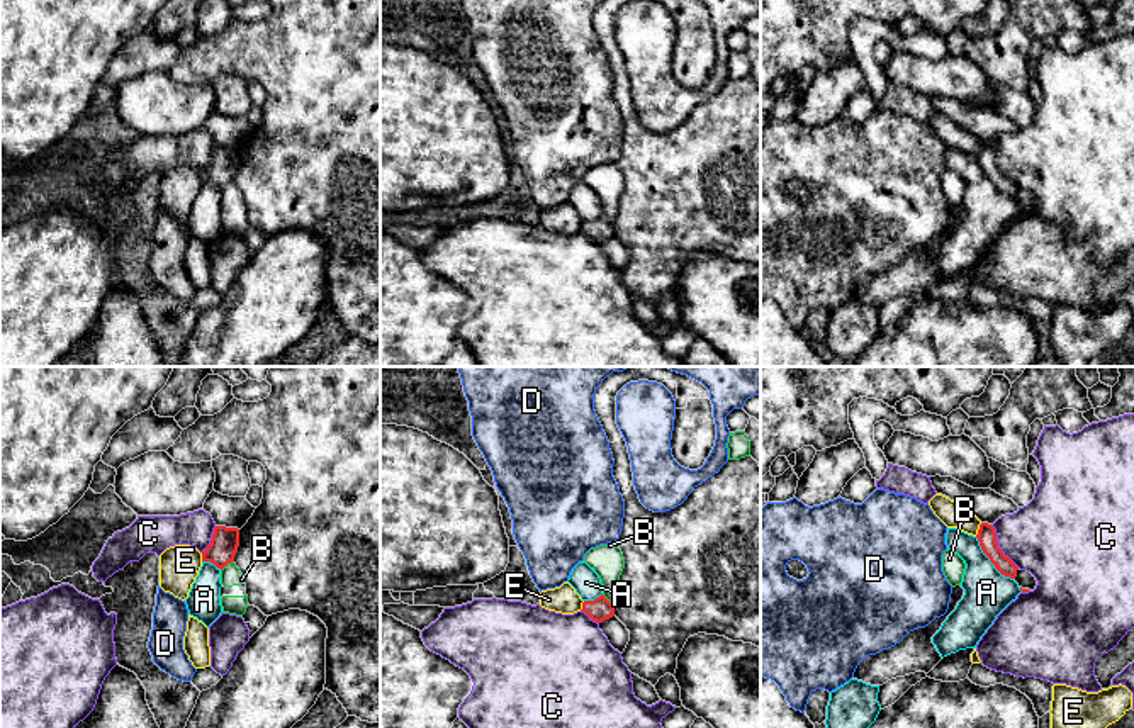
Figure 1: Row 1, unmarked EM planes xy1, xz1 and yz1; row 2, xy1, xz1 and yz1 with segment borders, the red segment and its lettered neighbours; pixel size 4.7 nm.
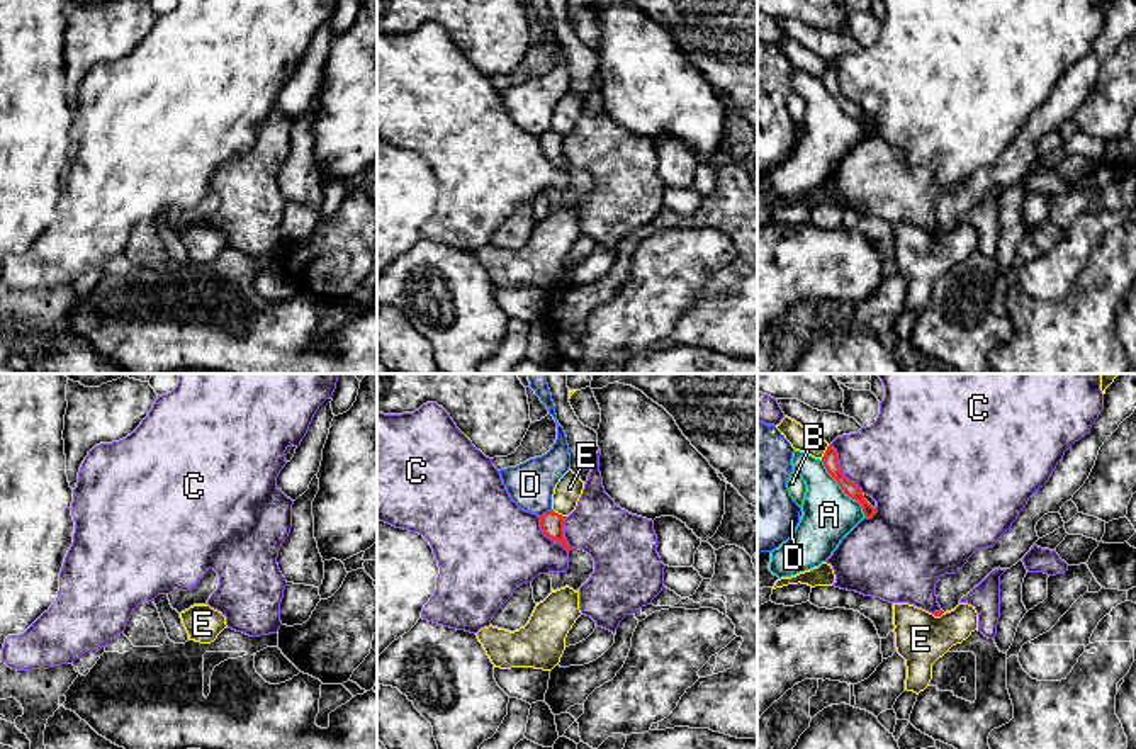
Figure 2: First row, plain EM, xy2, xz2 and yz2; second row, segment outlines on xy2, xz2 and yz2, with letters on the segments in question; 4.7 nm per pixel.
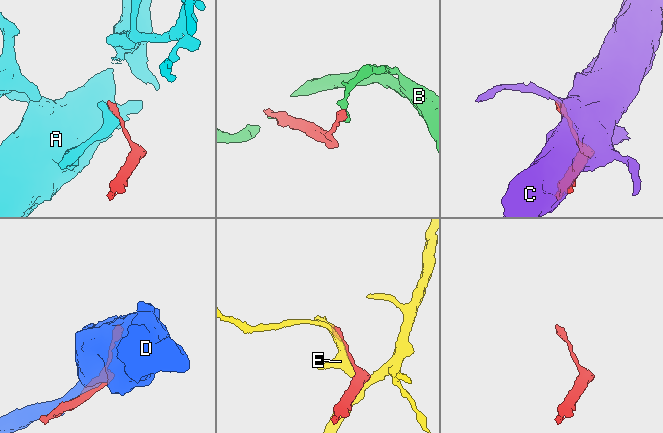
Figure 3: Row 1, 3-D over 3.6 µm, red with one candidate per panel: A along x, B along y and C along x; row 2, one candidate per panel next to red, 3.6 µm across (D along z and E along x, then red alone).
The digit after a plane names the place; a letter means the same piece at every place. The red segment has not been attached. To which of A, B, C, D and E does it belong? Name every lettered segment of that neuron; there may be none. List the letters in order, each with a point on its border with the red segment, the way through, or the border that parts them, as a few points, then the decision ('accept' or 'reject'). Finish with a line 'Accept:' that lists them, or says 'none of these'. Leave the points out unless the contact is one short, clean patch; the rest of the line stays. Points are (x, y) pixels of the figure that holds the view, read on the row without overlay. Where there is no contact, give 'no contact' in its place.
A: contact yz2 (843, 109); border yz2 (821, 80), (836, 102), (860, 124), (865, 136); reject
B: contact xz1 (608, 221); border xz1 (601, 214), (613, 228); reject
C: contact yz2 (839, 89); reject
D: contact xz2 (547, 131); reject
E: contact yz2 (826, 72); reject
Accept: none of these

